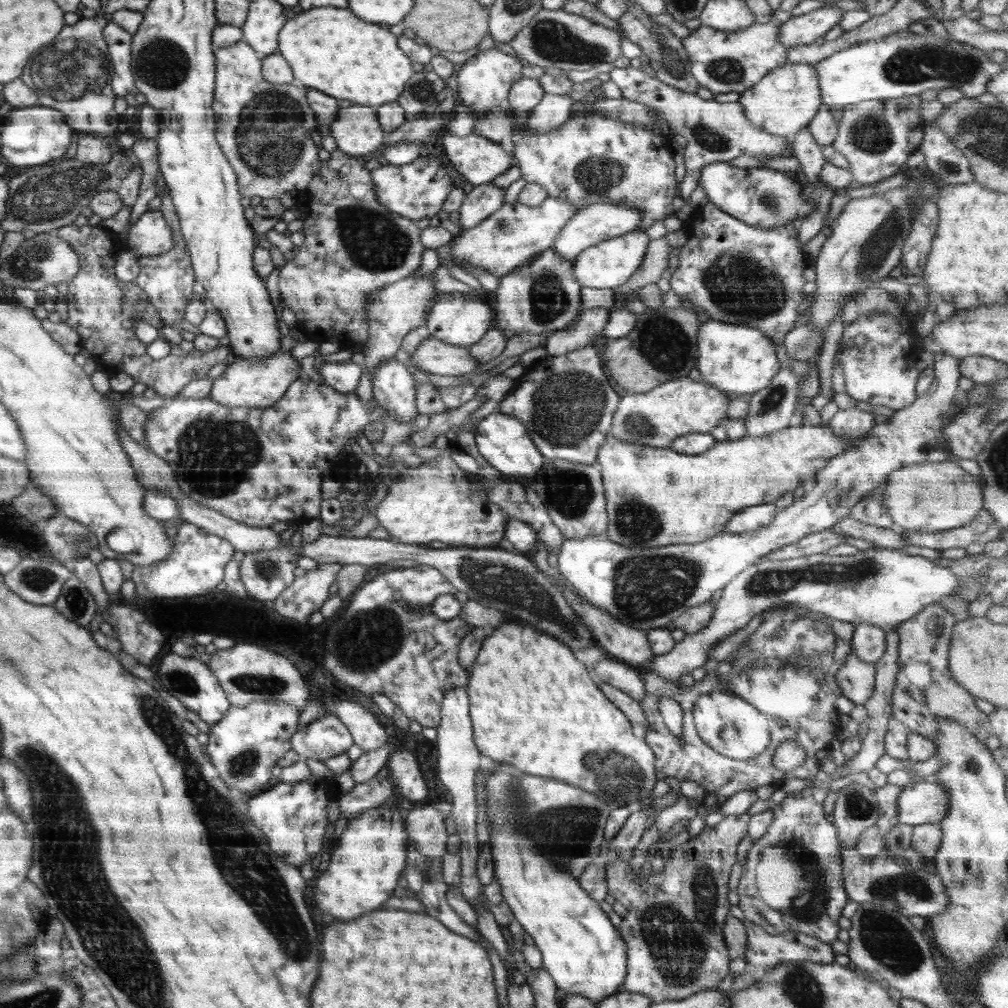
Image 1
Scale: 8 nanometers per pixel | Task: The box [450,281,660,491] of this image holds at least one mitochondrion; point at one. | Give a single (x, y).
(566, 408)

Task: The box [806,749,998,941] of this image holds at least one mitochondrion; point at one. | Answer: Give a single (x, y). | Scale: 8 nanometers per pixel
(883, 887)

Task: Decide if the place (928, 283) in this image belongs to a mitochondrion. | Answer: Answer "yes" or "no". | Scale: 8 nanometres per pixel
no

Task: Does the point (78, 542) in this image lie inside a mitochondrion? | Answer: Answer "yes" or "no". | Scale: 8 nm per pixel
yes

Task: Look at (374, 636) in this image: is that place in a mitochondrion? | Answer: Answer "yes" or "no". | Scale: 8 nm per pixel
yes

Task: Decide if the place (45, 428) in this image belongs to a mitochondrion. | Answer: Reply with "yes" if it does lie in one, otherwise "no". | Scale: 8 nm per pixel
no

